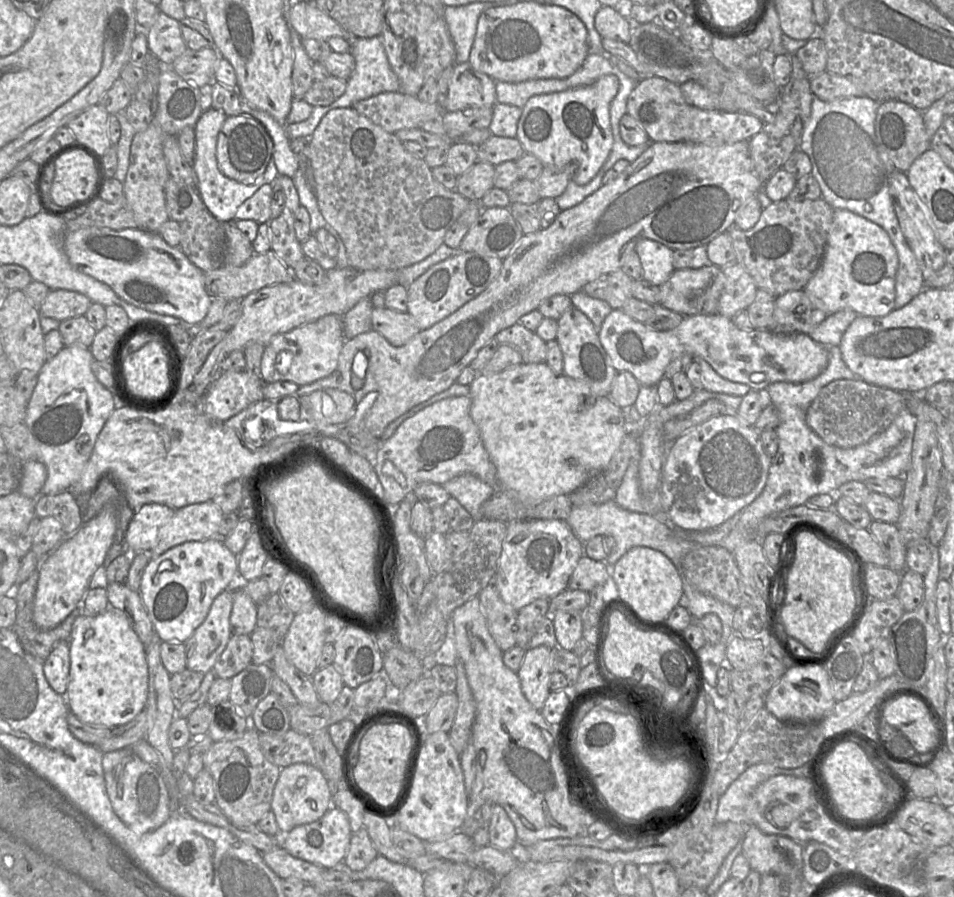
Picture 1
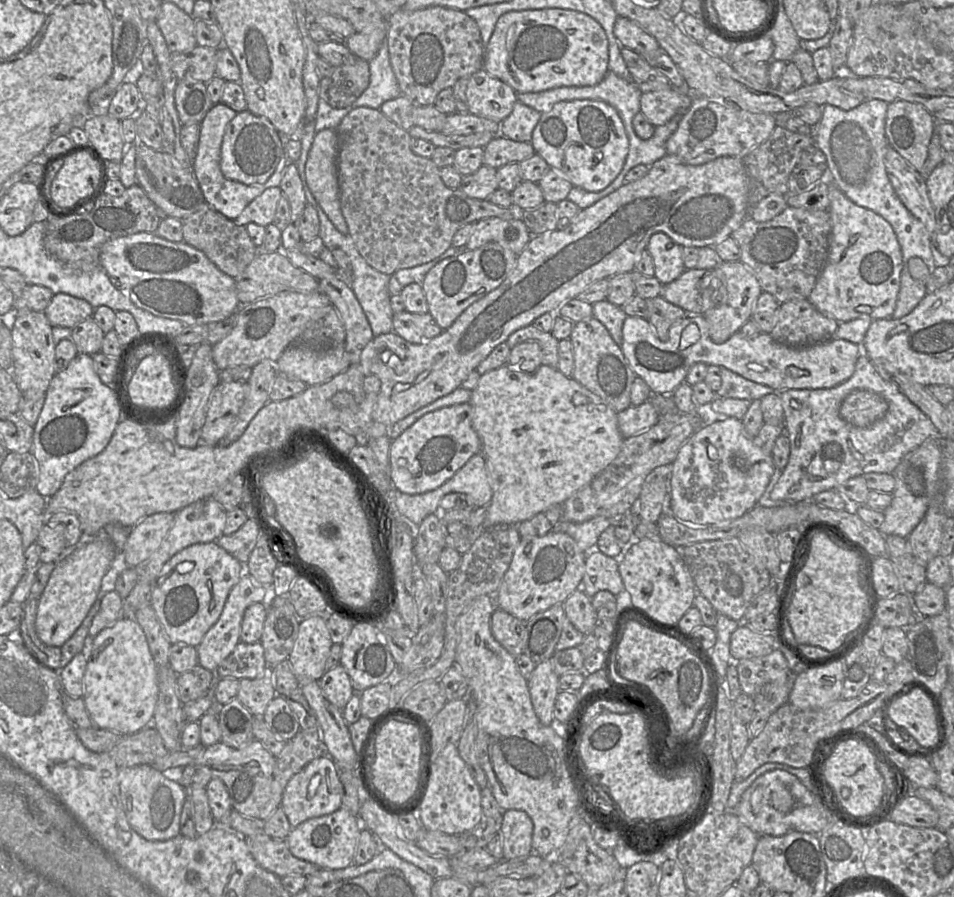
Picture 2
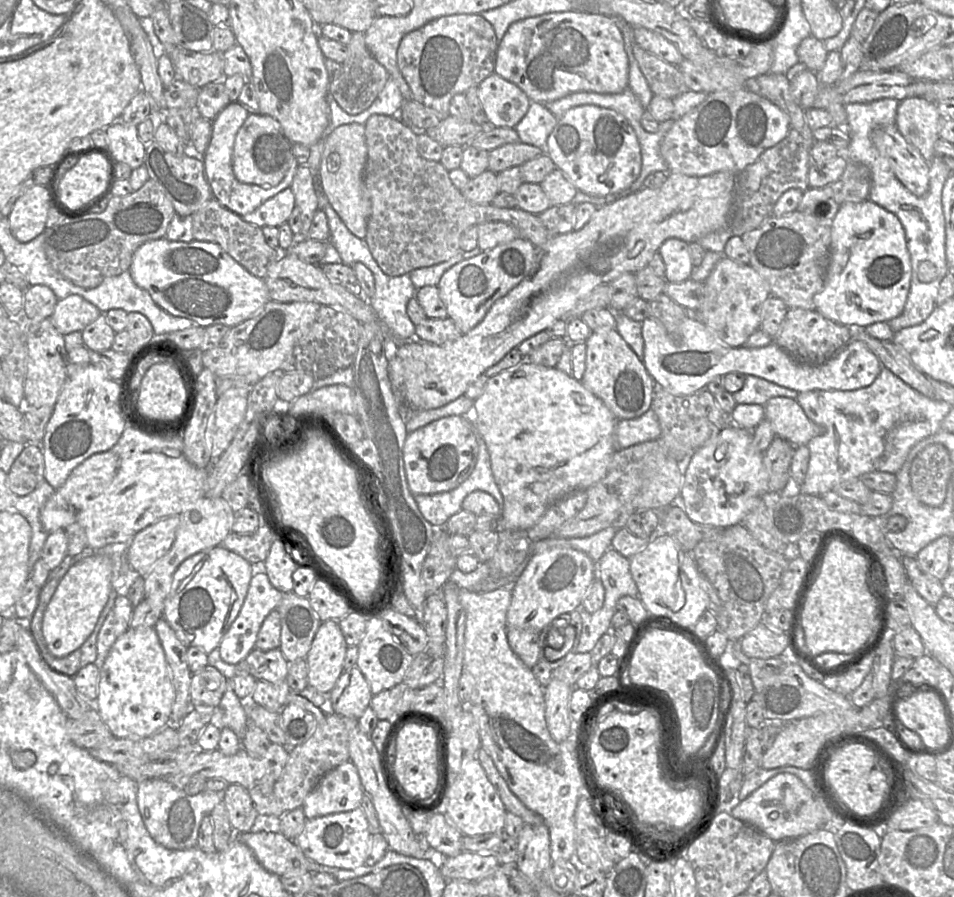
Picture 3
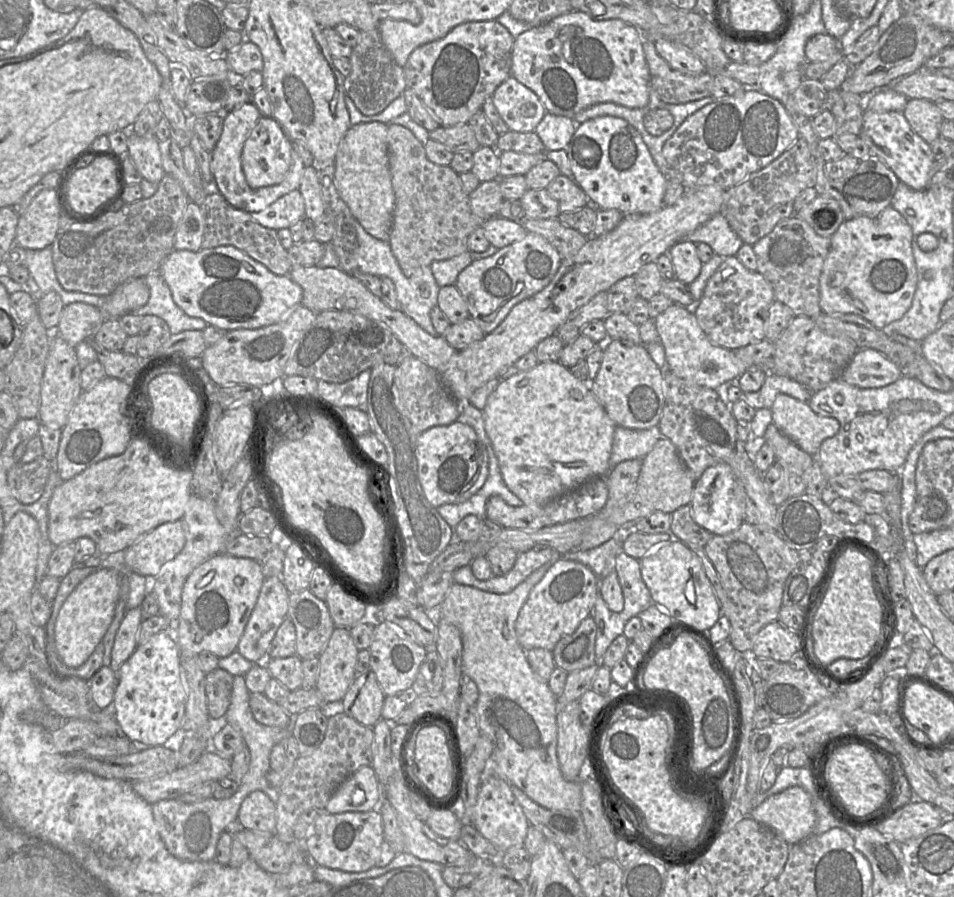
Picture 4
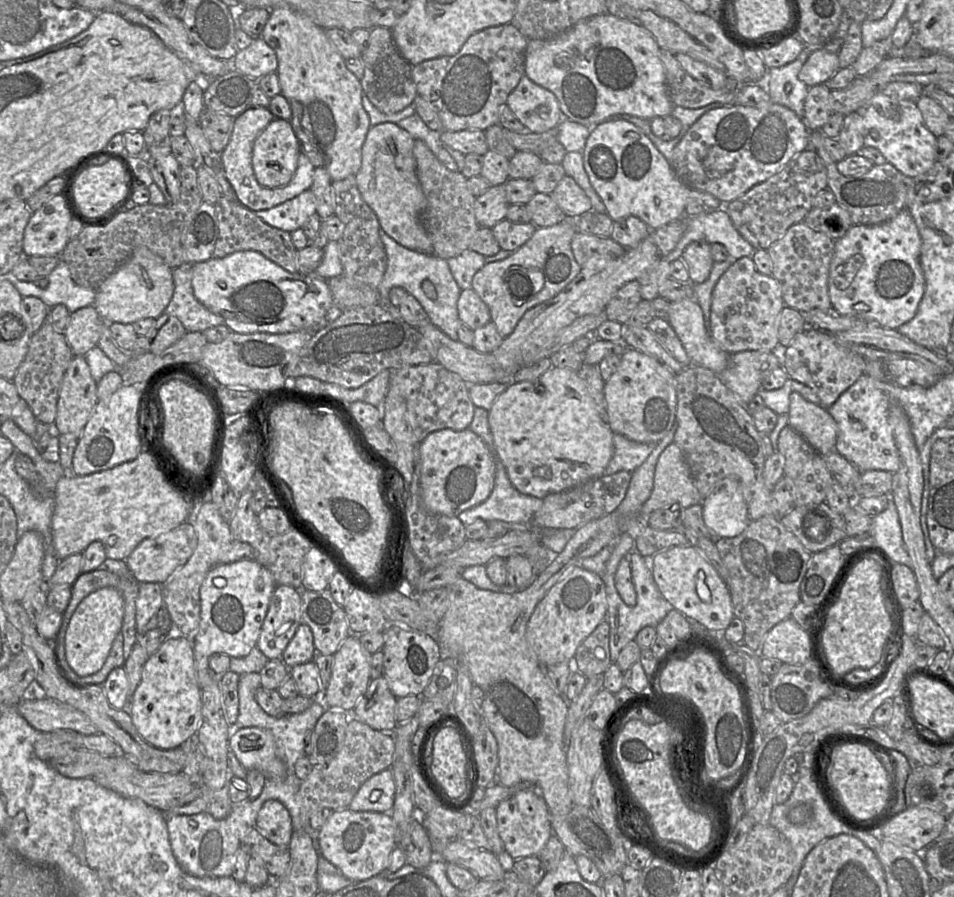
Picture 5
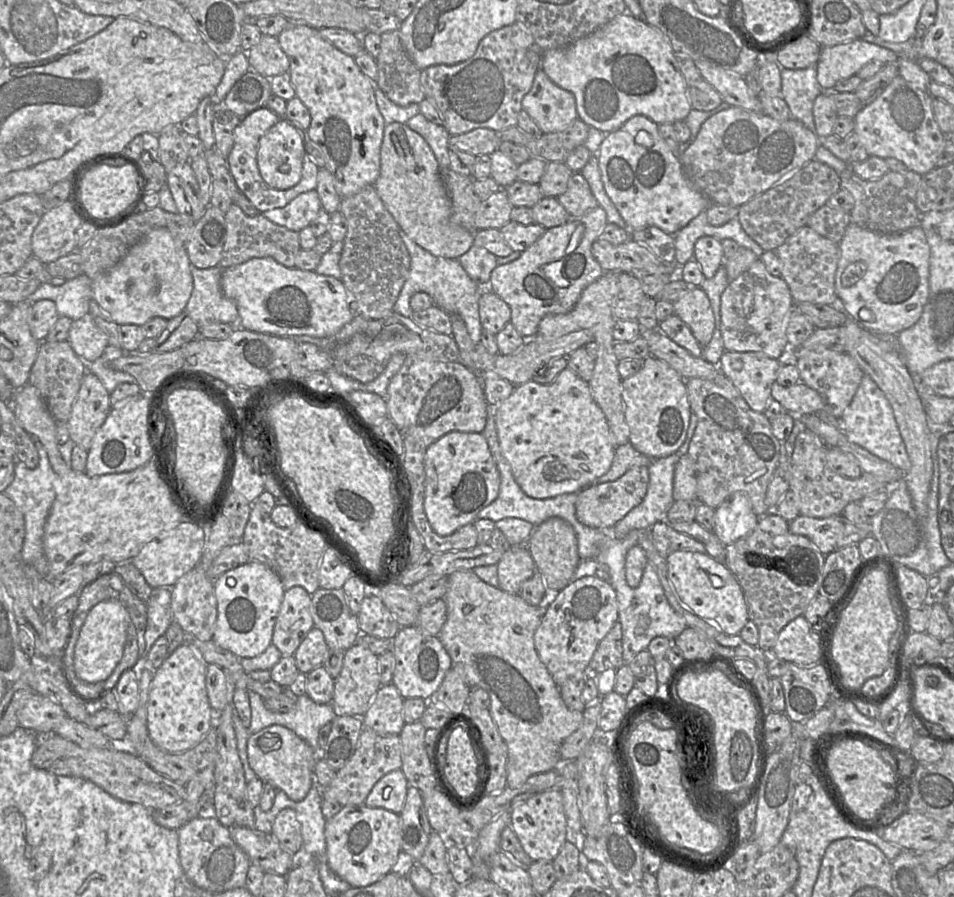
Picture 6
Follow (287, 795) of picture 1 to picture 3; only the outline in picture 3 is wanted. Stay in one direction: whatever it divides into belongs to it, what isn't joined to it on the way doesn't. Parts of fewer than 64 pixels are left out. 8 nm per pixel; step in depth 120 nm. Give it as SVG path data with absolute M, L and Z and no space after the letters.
M348 761L327 772L302 805L307 820L360 807L365 795L355 765Z

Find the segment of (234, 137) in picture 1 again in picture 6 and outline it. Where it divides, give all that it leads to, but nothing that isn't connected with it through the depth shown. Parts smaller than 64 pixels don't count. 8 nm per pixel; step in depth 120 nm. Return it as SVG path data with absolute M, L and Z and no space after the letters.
M281 118L259 140L257 163L261 177L272 188L287 190L301 179L305 155L304 132L301 125Z

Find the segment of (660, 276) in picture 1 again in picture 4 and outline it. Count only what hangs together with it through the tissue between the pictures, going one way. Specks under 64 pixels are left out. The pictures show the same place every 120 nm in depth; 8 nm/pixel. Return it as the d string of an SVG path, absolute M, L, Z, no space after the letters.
M687 240L678 241L671 246L667 254L673 264L675 279L689 285L698 277L703 263L698 257L695 243Z

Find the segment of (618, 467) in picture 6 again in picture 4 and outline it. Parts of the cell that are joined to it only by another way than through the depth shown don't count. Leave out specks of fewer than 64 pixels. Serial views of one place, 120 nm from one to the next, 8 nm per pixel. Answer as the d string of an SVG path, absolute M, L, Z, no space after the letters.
M615 426L610 469L625 460L645 457L656 442L663 438L658 426L648 429L630 429Z

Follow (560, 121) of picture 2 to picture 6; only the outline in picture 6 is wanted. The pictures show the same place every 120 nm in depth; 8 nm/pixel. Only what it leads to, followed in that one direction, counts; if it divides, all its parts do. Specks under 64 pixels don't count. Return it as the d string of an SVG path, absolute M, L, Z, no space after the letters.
M635 115L622 127L606 133L596 154L605 191L630 230L655 226L674 235L711 202L686 178L678 154L661 137L658 124Z

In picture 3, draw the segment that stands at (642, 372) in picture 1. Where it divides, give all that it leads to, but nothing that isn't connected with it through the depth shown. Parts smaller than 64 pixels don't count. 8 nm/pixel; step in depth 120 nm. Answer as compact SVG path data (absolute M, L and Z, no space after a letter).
M687 311L687 317L680 323L680 341L670 338L664 325L657 319L648 317L641 325L644 340L642 362L650 377L674 395L694 394L706 389L714 377L731 372L754 375L798 393L812 390L850 391L871 385L882 369L880 360L867 344L855 339L826 363L810 364L794 359L774 341L759 348L727 346L696 317L694 311Z

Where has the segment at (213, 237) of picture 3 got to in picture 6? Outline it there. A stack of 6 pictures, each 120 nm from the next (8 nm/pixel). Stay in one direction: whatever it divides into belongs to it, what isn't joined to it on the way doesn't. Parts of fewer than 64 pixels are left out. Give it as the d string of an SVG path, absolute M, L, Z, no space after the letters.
M232 204L224 216L226 241L218 265L220 268L227 269L252 258L265 257L273 258L287 268L296 267L296 258L301 250L299 233L271 222L262 214L253 217L248 216L236 204Z

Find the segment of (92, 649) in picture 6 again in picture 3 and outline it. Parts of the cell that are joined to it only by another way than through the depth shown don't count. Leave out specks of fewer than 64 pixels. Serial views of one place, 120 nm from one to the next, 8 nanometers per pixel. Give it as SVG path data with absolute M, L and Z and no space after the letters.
M95 554L74 563L60 580L43 616L43 636L51 654L64 658L78 650L90 637L108 603L113 567L107 555Z

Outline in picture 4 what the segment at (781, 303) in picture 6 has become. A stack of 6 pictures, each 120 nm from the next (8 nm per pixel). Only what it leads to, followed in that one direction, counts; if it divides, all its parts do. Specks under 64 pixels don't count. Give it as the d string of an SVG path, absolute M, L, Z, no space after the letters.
M730 256L723 260L707 281L701 299L693 307L693 313L713 343L736 350L766 339L768 310L774 301L773 289L765 277L747 269L736 256Z

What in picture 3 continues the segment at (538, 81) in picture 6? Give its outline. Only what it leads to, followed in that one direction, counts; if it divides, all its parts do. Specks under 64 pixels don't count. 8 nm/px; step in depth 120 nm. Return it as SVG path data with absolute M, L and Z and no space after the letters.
M496 73L485 78L476 89L487 122L494 127L515 128L532 102L517 85Z

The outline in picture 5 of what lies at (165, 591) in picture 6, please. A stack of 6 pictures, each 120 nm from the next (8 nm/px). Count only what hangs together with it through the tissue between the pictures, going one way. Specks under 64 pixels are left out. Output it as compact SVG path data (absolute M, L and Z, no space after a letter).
M141 582L138 586L136 605L136 627L142 636L147 631L147 624L163 607L162 584Z

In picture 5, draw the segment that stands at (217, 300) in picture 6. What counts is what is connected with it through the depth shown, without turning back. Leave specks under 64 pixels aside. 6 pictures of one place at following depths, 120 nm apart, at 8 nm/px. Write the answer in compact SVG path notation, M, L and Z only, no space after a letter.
M190 265L173 269L174 293L164 313L178 318L187 332L203 332L224 324L224 319L208 310L194 296Z

